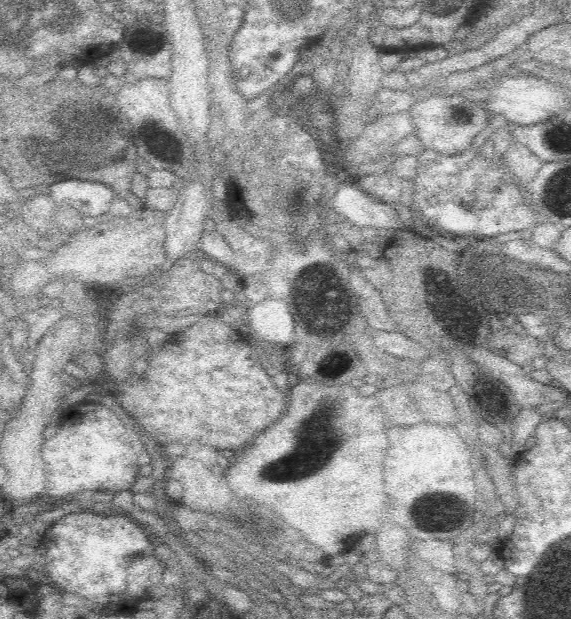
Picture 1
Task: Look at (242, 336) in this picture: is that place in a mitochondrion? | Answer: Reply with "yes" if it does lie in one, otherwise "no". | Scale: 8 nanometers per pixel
no

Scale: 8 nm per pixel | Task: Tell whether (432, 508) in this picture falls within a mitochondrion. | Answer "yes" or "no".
yes

